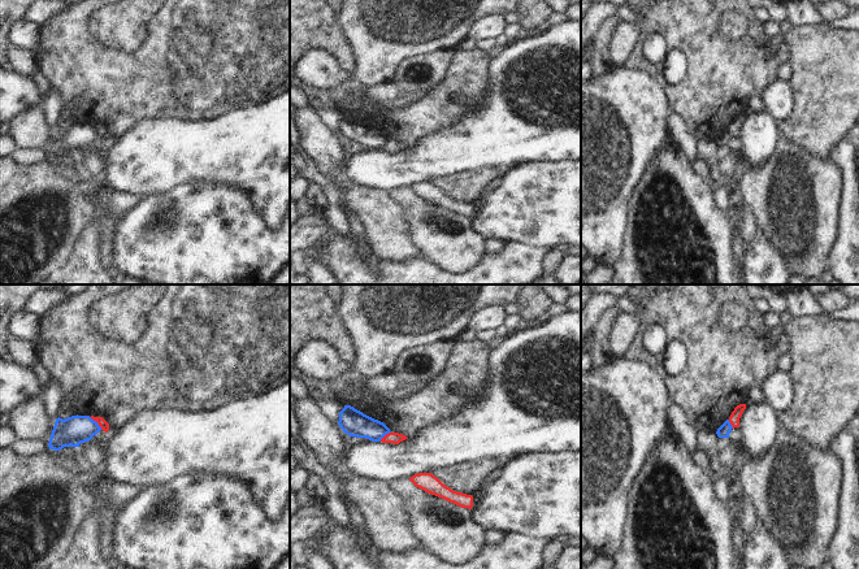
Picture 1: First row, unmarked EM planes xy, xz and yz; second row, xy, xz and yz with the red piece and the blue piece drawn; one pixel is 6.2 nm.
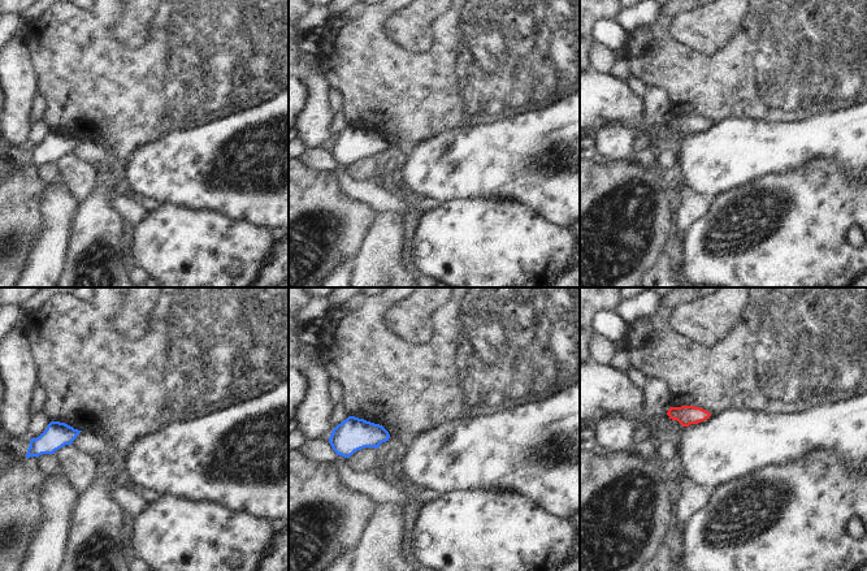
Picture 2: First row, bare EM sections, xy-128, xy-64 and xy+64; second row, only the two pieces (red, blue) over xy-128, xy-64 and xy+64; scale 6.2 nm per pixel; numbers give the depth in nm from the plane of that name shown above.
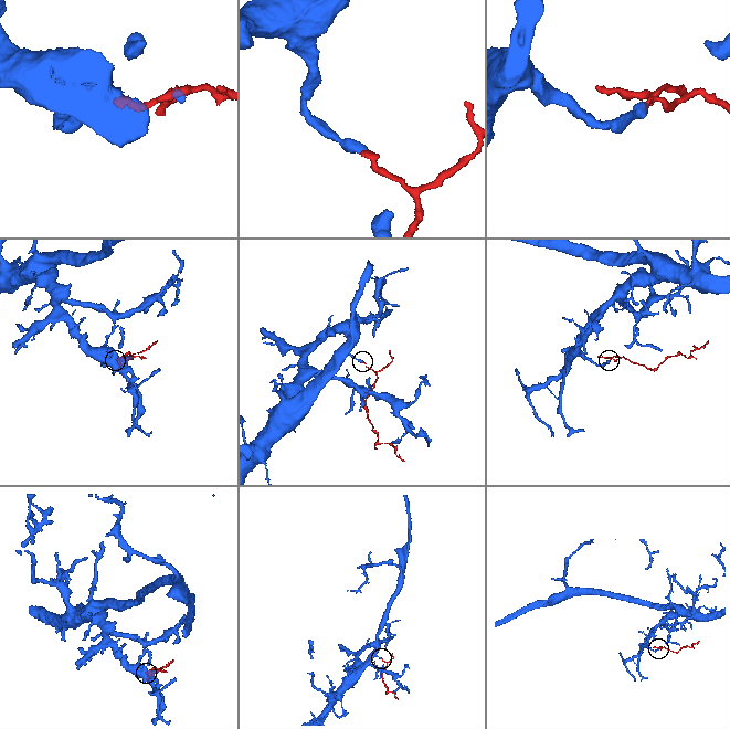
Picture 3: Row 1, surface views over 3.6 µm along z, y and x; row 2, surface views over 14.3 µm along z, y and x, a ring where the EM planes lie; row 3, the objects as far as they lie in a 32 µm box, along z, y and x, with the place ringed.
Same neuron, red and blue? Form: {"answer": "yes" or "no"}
{"answer": "no"}

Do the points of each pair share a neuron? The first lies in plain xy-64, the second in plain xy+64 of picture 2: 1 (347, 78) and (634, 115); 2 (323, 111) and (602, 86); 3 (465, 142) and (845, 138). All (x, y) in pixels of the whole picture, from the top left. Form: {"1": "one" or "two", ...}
{"1": "two", "2": "two", "3": "one"}

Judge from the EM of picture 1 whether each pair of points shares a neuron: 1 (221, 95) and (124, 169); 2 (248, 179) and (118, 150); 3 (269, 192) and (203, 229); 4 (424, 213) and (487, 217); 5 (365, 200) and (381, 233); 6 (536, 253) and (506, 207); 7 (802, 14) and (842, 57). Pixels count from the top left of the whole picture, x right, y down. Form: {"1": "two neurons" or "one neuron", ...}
{"1": "two neurons", "2": "one neuron", "3": "two neurons", "4": "two neurons", "5": "one neuron", "6": "two neurons", "7": "two neurons"}

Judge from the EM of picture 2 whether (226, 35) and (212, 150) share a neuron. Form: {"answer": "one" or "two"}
{"answer": "two"}

